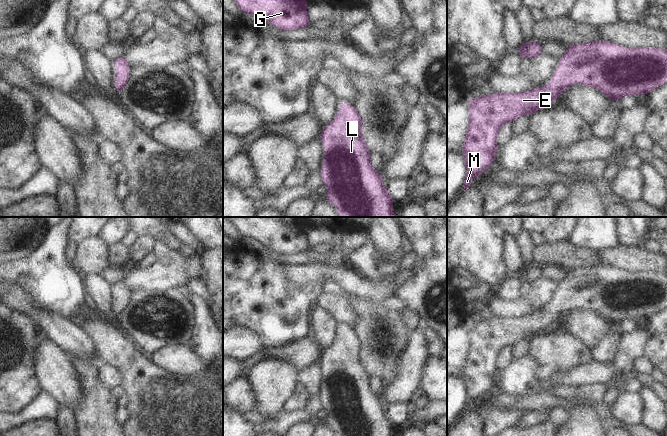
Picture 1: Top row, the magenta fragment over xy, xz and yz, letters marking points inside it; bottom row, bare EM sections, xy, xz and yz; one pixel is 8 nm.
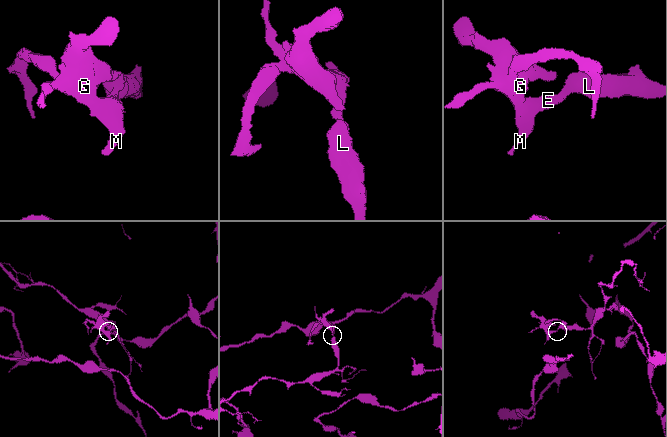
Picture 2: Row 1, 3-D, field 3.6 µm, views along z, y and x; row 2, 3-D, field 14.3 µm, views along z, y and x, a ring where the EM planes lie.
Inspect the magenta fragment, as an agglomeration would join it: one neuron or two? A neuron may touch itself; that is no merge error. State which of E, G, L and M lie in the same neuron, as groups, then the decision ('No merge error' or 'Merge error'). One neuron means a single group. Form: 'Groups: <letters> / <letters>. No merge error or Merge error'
Groups: E G L M. No merge error.

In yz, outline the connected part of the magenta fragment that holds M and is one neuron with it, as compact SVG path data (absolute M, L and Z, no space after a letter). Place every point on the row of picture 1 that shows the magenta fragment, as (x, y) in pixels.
M600 39L569 45L565 54L558 59L558 69L554 71L548 85L517 93L493 93L471 97L468 100L469 123L461 152L466 166L462 191L491 165L499 148L496 137L503 124L547 107L574 83L593 87L614 101L619 101L626 95L647 95L654 88L667 83L667 52L661 47L632 49Z

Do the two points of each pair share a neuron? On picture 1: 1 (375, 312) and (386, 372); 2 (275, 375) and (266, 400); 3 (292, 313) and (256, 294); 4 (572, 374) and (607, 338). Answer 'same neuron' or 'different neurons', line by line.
1: same neuron
2: same neuron
3: same neuron
4: different neurons

